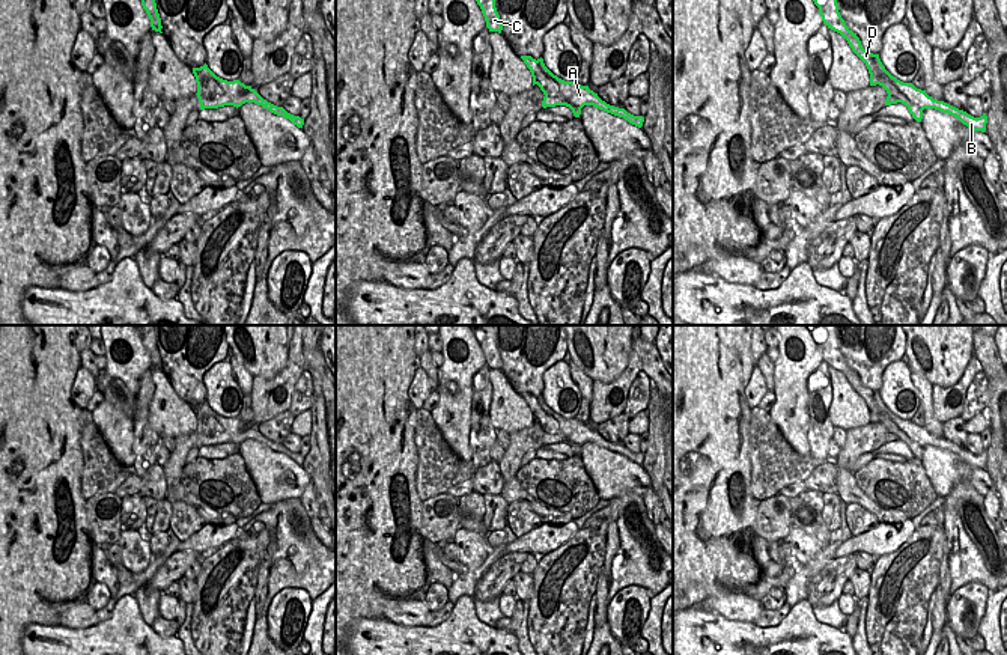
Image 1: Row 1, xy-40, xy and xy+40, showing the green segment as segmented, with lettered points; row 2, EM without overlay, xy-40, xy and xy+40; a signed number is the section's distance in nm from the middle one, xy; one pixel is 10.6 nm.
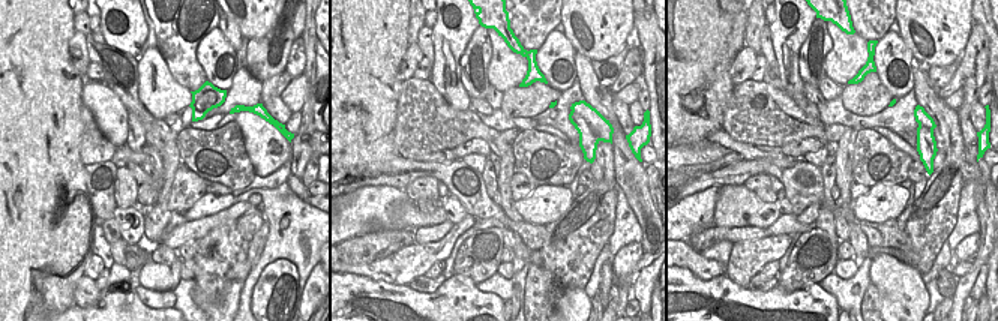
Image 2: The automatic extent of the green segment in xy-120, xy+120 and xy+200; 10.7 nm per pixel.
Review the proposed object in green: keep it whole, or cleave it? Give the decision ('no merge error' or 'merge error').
merge error

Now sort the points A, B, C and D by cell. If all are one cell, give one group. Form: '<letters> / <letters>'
A B / C D

